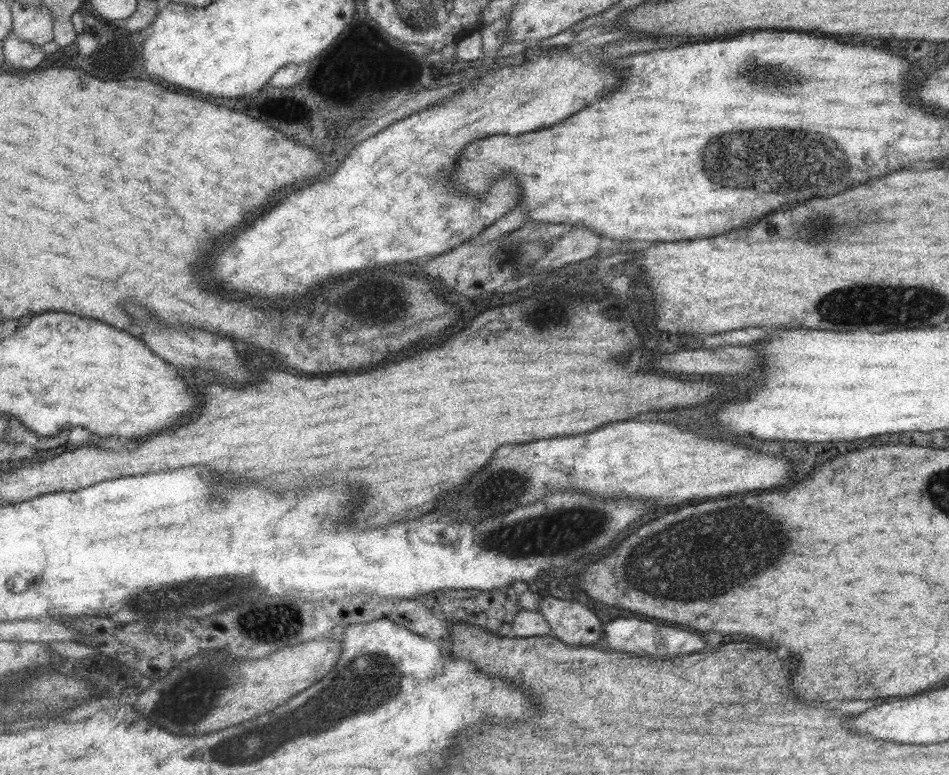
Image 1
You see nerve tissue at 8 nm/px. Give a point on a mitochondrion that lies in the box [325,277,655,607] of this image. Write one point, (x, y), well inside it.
(561, 529)

